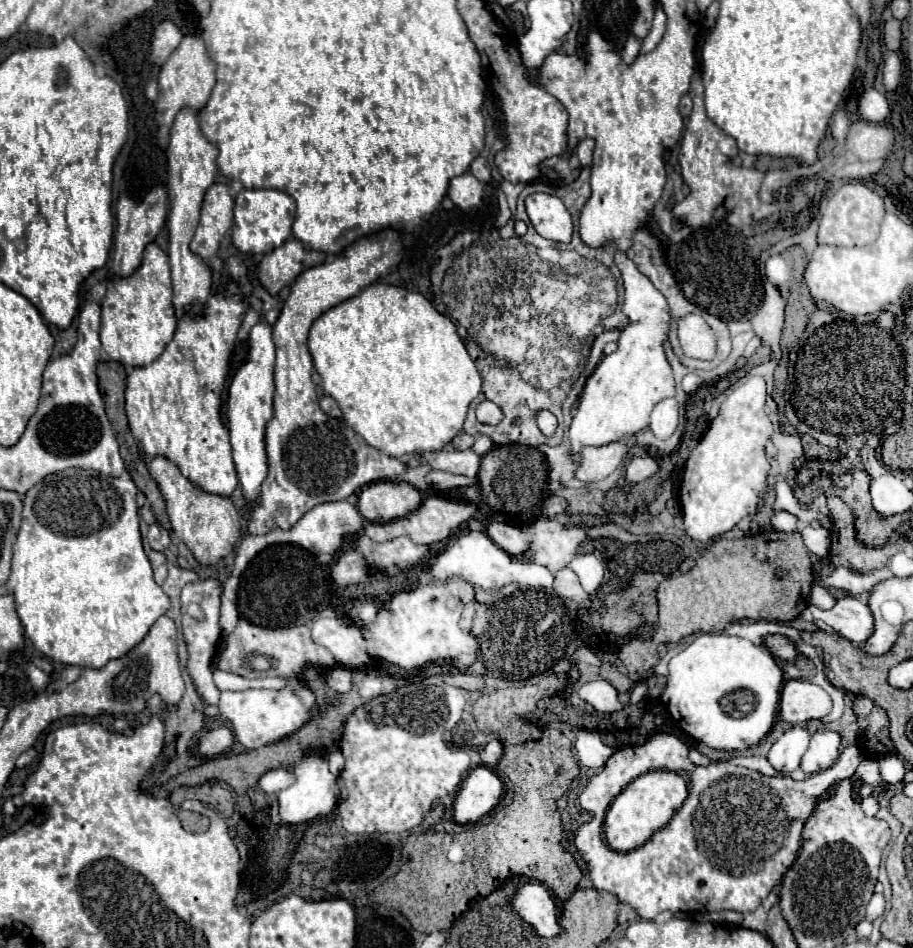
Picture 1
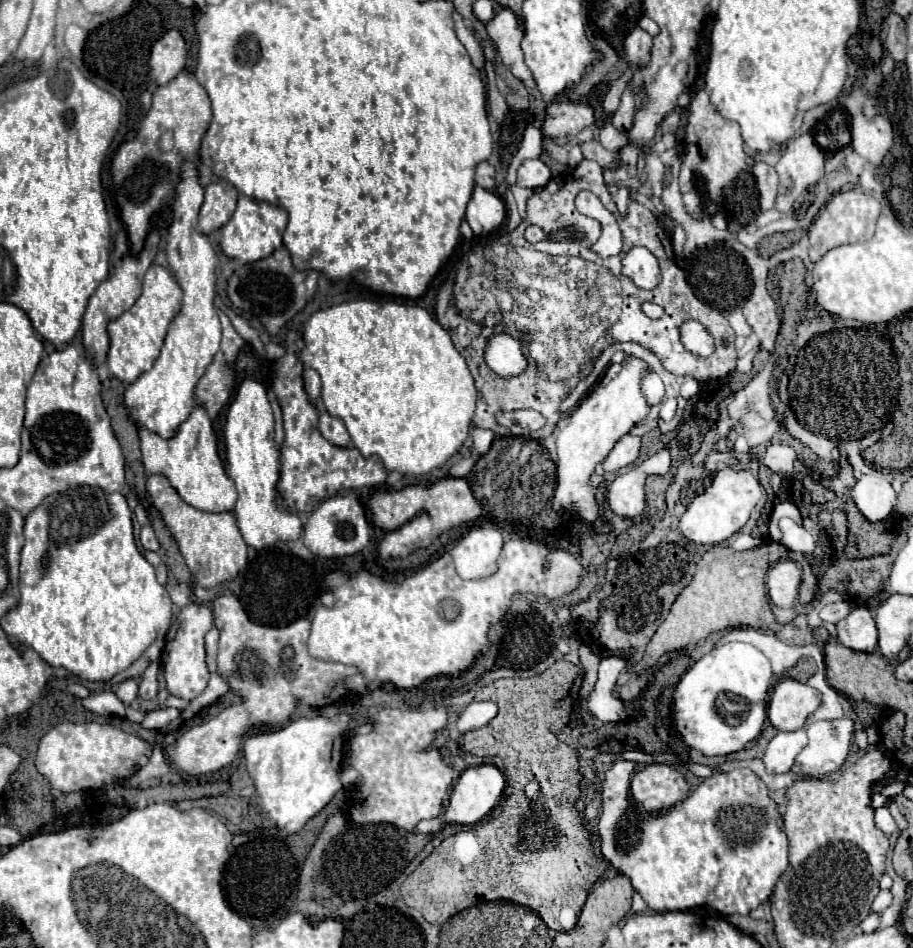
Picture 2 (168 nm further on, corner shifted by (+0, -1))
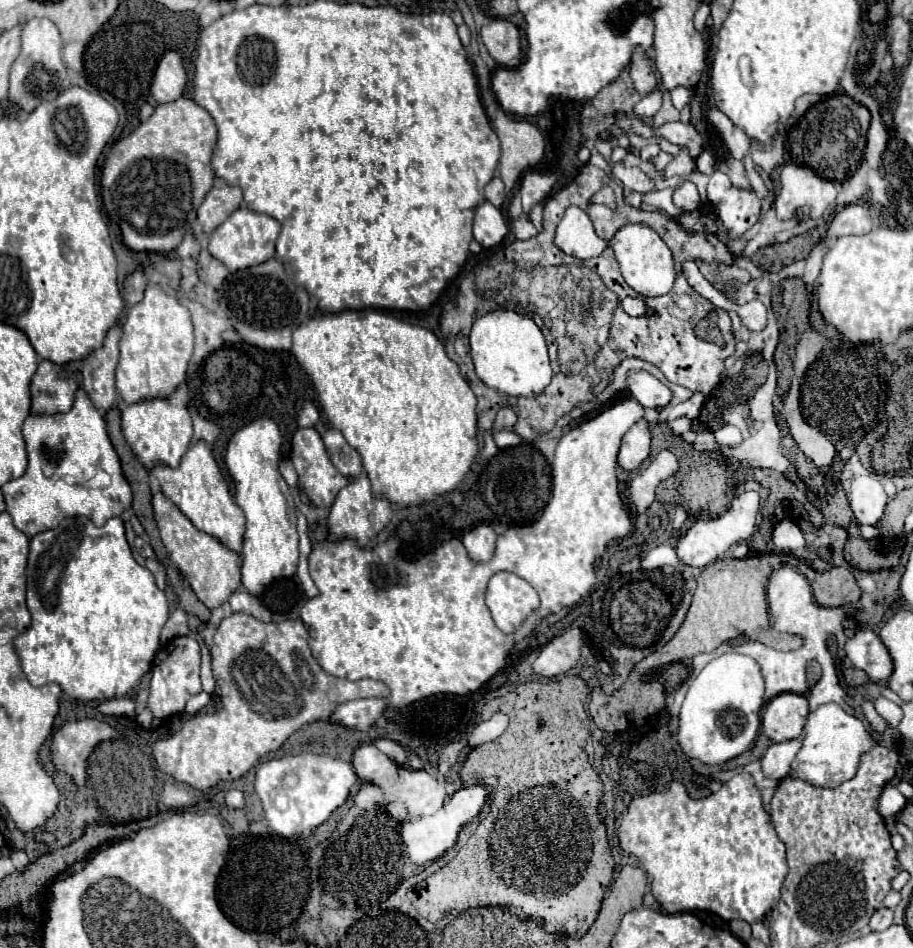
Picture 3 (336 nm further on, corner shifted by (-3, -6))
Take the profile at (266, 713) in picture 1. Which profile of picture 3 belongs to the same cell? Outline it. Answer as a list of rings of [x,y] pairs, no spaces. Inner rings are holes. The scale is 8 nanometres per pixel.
[[[283,755],[269,759],[257,767],[255,795],[263,803],[269,827],[281,837],[311,835],[327,817],[345,803],[349,789],[355,785],[357,775],[353,765],[341,757],[317,755]]]

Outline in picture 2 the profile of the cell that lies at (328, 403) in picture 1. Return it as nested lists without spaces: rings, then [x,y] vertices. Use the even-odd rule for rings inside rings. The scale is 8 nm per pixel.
[[[320,414],[320,424],[318,424],[318,430],[320,434],[334,446],[340,446],[340,448],[352,448],[352,442],[350,442],[350,436],[344,428],[344,422],[340,418],[332,418],[330,414]]]

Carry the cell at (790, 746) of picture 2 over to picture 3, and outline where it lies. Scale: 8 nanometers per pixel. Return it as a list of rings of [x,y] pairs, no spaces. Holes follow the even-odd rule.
[[[801,739],[773,743],[761,759],[765,777],[777,779],[777,781],[785,779],[791,773],[791,761],[795,759],[799,749],[801,749]]]

